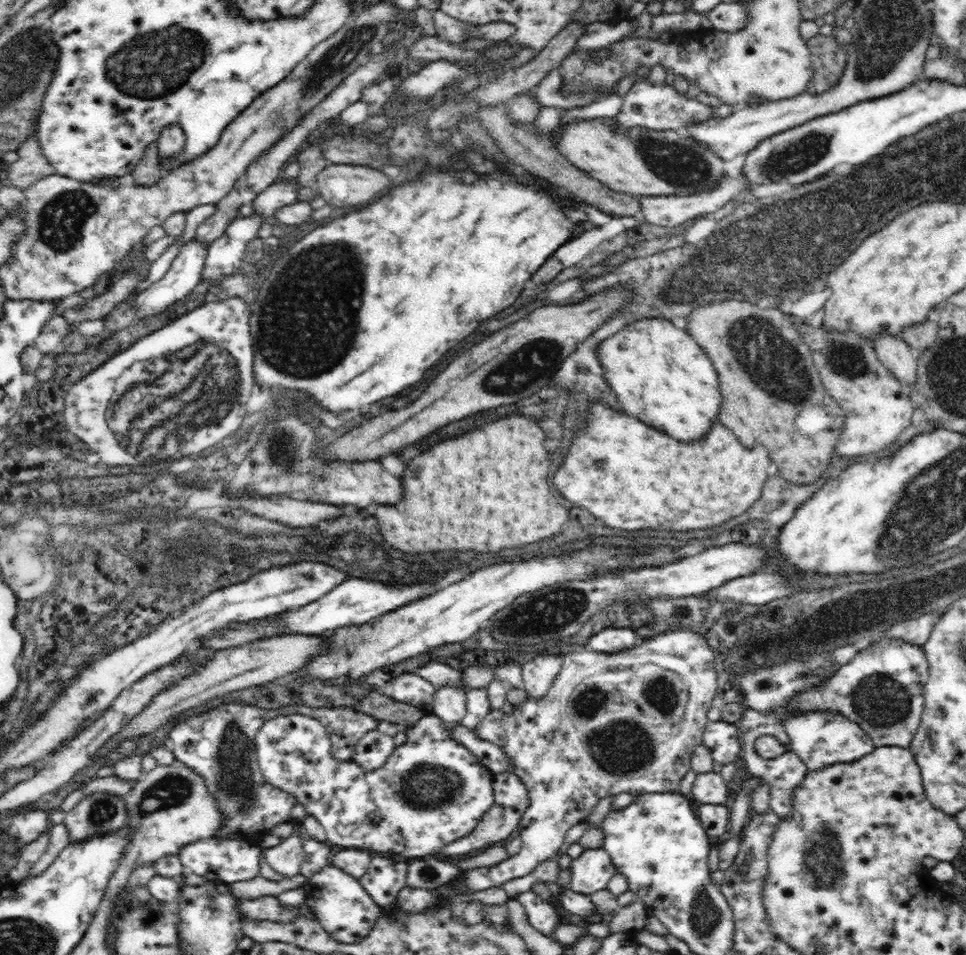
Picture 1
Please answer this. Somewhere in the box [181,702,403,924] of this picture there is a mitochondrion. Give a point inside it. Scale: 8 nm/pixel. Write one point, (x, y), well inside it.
(234, 783)

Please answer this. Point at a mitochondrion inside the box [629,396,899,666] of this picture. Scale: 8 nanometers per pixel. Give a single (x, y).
(770, 643)

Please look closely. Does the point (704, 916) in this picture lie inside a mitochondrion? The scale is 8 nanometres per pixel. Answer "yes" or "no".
yes

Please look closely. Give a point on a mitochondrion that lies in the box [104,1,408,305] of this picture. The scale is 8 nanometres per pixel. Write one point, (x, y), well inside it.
(335, 61)

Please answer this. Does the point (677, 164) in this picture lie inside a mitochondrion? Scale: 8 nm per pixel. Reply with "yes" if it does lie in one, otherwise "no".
yes

